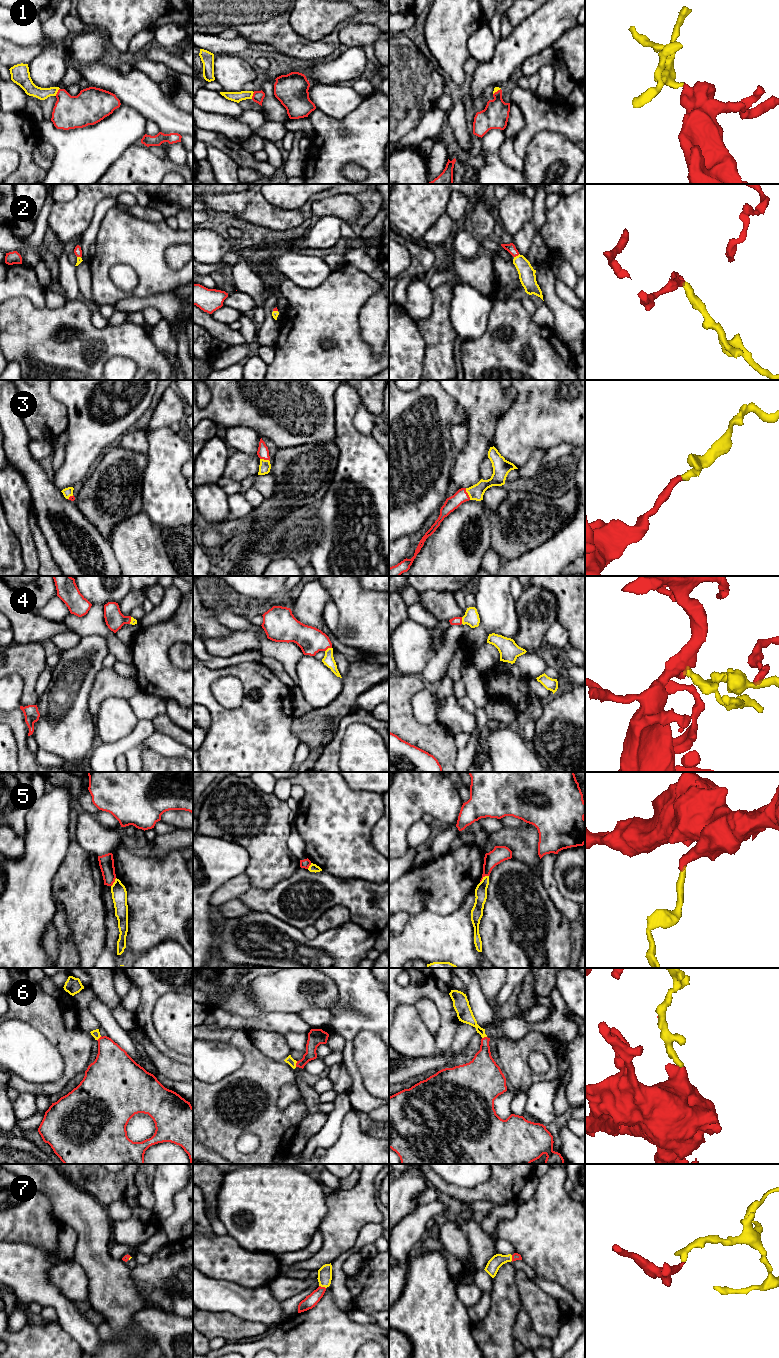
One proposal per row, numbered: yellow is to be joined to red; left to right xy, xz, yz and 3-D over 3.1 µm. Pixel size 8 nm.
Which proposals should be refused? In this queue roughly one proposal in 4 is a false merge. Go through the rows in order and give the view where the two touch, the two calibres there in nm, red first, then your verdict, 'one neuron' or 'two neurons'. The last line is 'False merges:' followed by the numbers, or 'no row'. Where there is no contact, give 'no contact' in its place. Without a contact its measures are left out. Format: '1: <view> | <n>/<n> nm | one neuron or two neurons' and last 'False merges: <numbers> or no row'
1: xy | 260/100 nm | one neuron
2: yz | 70/130 nm | one neuron
3: yz | 110/120 nm | one neuron
4: xz | 220/90 nm | one neuron
5: yz | 130/100 nm | two neurons
6: xz | 110/60 nm | one neuron
7: xz | 100/110 nm | one neuron
False merges: 5

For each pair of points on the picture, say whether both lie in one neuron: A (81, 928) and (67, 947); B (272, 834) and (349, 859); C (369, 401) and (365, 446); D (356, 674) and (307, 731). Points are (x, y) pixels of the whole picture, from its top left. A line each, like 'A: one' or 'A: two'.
A: two
B: two
C: two
D: one

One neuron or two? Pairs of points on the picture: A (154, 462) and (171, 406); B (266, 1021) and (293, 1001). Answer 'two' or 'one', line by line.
A: two
B: two

